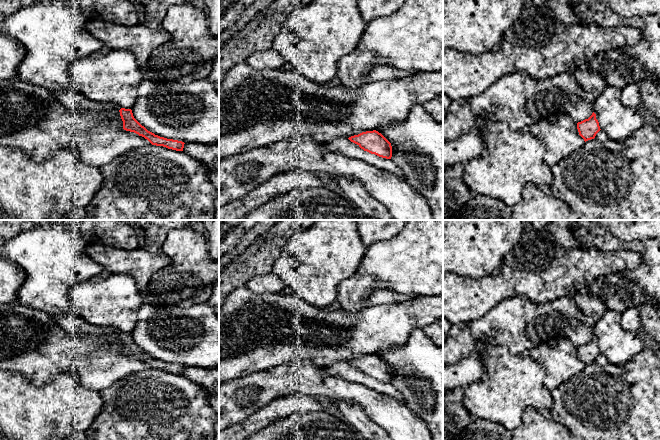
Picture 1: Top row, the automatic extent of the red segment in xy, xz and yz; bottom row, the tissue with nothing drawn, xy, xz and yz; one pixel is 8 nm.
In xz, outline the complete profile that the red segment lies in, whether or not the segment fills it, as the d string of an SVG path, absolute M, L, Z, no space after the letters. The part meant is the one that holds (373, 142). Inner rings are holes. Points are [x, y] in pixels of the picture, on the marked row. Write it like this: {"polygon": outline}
{"polygon": "M366 131L348 138L361 149L379 157L391 159L391 143L378 131Z"}

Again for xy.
{"polygon": "M121 108L119 110L121 119L123 121L123 129L126 131L134 132L139 136L147 139L152 145L163 146L168 149L183 151L184 142L167 139L164 137L160 137L155 135L154 133L148 131L144 126L142 126L133 116L131 109Z"}

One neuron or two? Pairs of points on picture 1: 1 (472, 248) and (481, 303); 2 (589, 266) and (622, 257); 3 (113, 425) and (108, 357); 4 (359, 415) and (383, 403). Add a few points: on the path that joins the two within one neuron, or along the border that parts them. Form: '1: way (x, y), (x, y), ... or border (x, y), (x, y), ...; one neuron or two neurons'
1: border (500, 271), (479, 277), (454, 272); two neurons
2: way (597, 263), (614, 262); one neuron
3: border (130, 373), (114, 381), (99, 392); two neurons
4: border (343, 401), (357, 404), (371, 420), (382, 427); two neurons

